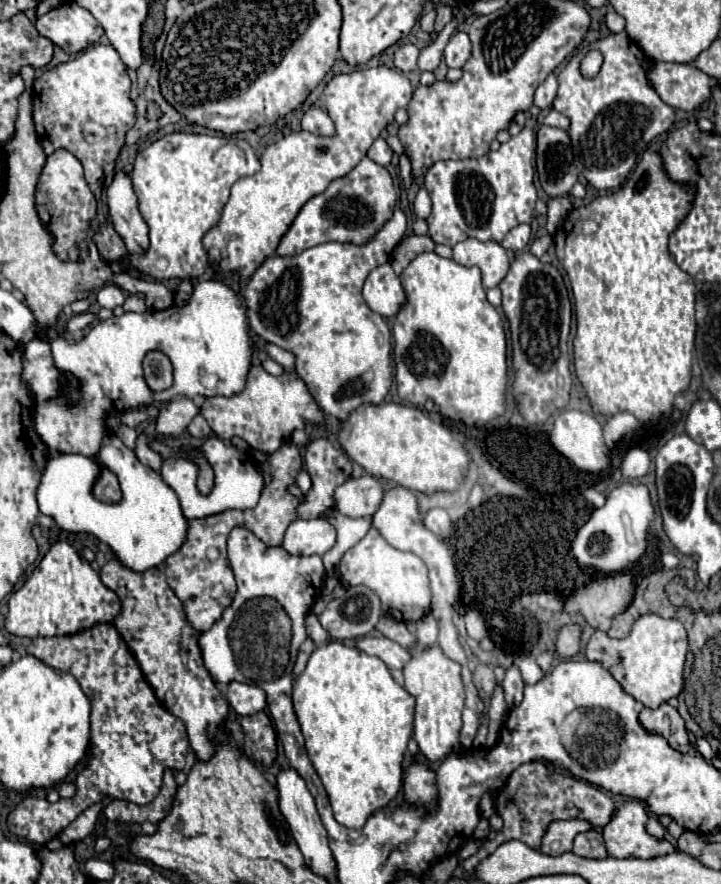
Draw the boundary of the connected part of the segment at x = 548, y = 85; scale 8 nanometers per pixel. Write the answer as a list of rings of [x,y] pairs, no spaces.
[[[551,72],[535,92],[535,106],[539,106],[541,110],[551,108],[555,94],[557,94],[557,76]]]

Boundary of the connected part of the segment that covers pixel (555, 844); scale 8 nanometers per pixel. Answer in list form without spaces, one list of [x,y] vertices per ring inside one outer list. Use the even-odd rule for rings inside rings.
[[[557,820],[551,822],[547,828],[543,842],[541,842],[541,852],[547,856],[561,856],[573,848],[573,840],[577,834],[591,830],[593,826],[583,820]]]

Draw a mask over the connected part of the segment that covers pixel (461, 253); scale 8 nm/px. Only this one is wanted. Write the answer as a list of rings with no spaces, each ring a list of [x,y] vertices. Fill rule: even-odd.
[[[463,240],[453,248],[453,260],[461,266],[477,266],[483,274],[483,286],[495,288],[509,270],[509,258],[501,244]]]

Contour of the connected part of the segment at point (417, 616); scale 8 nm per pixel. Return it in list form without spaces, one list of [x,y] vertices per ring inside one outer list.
[[[371,528],[359,544],[355,544],[351,550],[343,554],[337,572],[341,584],[367,586],[369,590],[373,590],[383,602],[383,612],[401,622],[421,620],[429,612],[431,590],[427,574],[427,566],[419,556],[395,550],[375,528]]]

